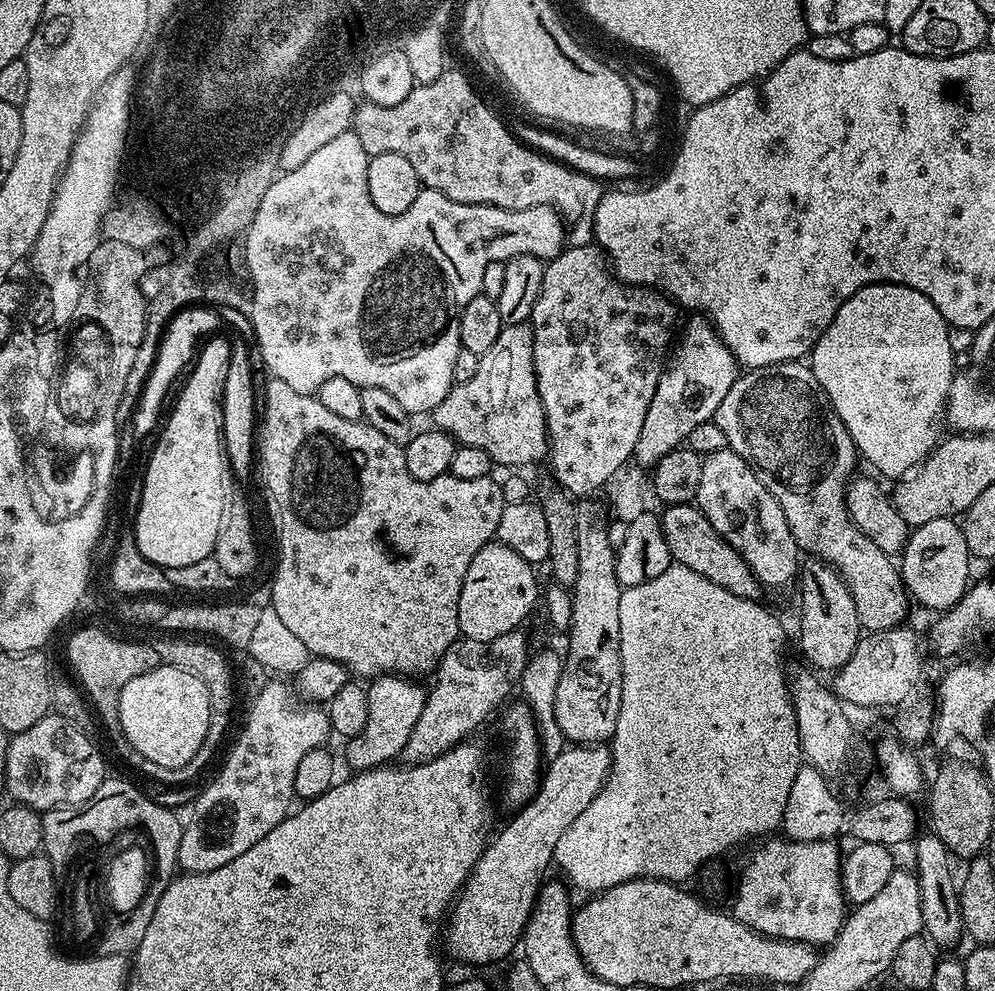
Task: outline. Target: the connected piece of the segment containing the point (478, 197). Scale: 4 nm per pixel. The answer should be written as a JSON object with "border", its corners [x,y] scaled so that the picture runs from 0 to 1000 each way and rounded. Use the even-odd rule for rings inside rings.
{"border":[[[447,71],[442,78],[437,79],[434,83],[427,85],[419,84],[412,91],[412,95],[408,95],[408,99],[404,99],[404,103],[400,103],[400,107],[380,107],[379,105],[363,104],[358,110],[358,116],[354,119],[354,129],[358,134],[360,143],[364,143],[364,151],[368,151],[371,158],[380,155],[404,155],[404,159],[409,159],[412,168],[416,168],[416,176],[420,176],[423,187],[426,190],[435,190],[444,196],[448,196],[448,200],[452,200],[456,204],[464,204],[465,206],[491,206],[497,210],[508,210],[509,212],[529,212],[533,208],[549,208],[550,210],[558,210],[564,219],[572,227],[579,226],[587,217],[592,217],[593,202],[591,206],[591,198],[598,199],[600,197],[600,183],[592,178],[587,178],[583,174],[576,173],[567,164],[560,161],[552,160],[548,156],[544,156],[537,149],[531,148],[526,142],[520,140],[518,134],[510,124],[506,125],[501,118],[494,114],[494,109],[474,90],[474,85],[462,73],[453,73]]]}

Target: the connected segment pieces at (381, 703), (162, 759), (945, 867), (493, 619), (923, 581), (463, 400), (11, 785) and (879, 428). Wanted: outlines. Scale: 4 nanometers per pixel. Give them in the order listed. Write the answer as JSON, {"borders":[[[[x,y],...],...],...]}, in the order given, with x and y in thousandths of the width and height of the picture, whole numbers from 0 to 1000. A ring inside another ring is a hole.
{"borders":[[[[391,680],[377,683],[369,691],[372,716],[364,741],[353,744],[346,755],[350,771],[358,779],[369,779],[371,775],[385,775],[405,760],[420,725],[424,725],[424,712],[428,701],[427,691],[417,685]]],[[[162,669],[161,673],[139,680],[139,684],[131,684],[131,688],[123,692],[119,720],[121,738],[144,764],[159,769],[160,773],[181,775],[187,773],[199,753],[203,753],[213,713],[207,692],[195,684],[195,680]]],[[[936,838],[930,840],[930,844],[922,843],[919,848],[919,853],[921,852],[919,879],[927,906],[927,930],[929,931],[927,940],[942,958],[957,959],[957,956],[969,945],[963,888],[962,885],[957,885],[958,869],[955,867],[953,855],[942,846],[940,840]]],[[[495,547],[484,551],[468,575],[468,587],[464,587],[464,599],[460,603],[460,632],[465,645],[481,650],[491,650],[505,640],[513,640],[524,633],[523,629],[541,614],[545,601],[544,590],[539,590],[540,574],[517,559],[513,551]]],[[[960,524],[940,525],[917,533],[909,555],[903,565],[905,581],[918,606],[929,614],[958,614],[974,592],[973,565],[975,558],[969,542],[970,534],[964,533]]],[[[534,326],[508,327],[501,337],[501,342],[492,353],[488,353],[480,365],[480,373],[476,381],[463,387],[455,387],[454,393],[440,406],[440,410],[432,417],[437,431],[453,440],[459,449],[480,450],[480,454],[488,454],[495,469],[508,468],[511,474],[523,474],[526,468],[537,468],[546,465],[551,455],[551,431],[545,414],[543,399],[539,393],[537,377],[537,337]]],[[[55,720],[43,723],[30,737],[15,740],[9,746],[6,757],[6,789],[3,794],[13,804],[15,810],[26,815],[47,817],[61,813],[79,813],[85,811],[98,793],[107,786],[105,779],[105,763],[96,756],[95,746],[91,742],[76,735],[68,727]]],[[[885,285],[871,287],[869,291],[864,291],[854,301],[850,301],[850,305],[846,305],[846,309],[842,309],[842,317],[838,317],[834,329],[830,329],[830,333],[822,341],[820,348],[816,350],[814,370],[818,381],[822,381],[822,390],[828,396],[832,409],[842,418],[844,428],[850,430],[861,457],[867,463],[869,460],[885,476],[885,478],[883,477],[885,481],[908,482],[912,480],[914,476],[924,472],[929,467],[930,462],[937,457],[938,452],[946,443],[945,428],[947,432],[947,425],[951,420],[953,395],[957,388],[957,381],[963,374],[963,368],[961,368],[963,359],[955,351],[954,332],[955,328],[947,321],[943,309],[939,309],[939,305],[935,305],[935,301],[931,301],[931,297],[927,297],[910,287],[889,287]]]]}

